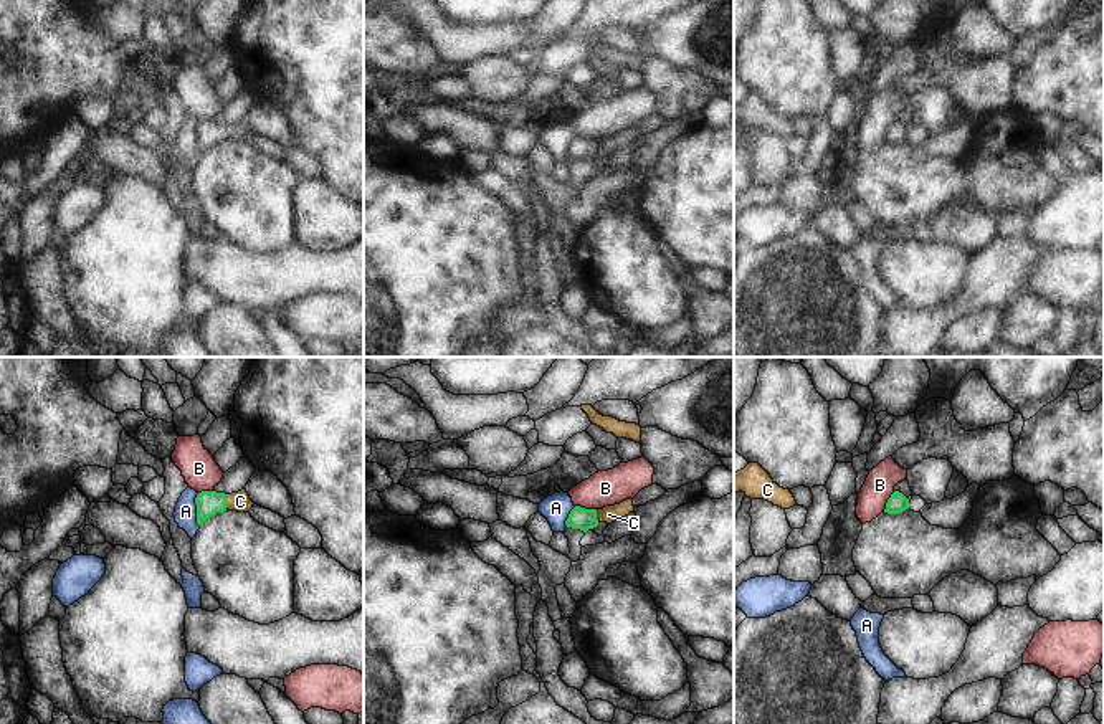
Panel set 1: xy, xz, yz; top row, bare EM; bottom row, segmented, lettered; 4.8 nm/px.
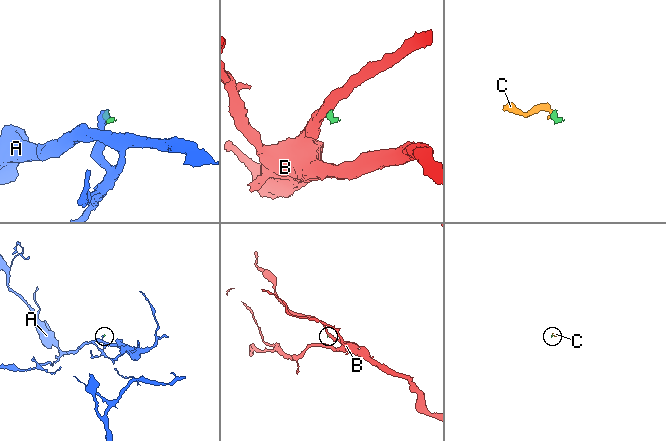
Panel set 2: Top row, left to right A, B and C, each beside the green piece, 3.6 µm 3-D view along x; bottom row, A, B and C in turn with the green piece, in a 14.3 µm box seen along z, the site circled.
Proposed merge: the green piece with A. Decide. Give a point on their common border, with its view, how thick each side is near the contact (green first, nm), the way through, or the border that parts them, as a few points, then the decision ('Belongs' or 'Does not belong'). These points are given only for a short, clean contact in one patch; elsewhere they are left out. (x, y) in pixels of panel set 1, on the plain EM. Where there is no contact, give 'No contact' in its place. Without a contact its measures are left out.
Touches green at xy (197, 139). Thickness 120 nm (green) against 110 nm. Boundary: xy (197, 123), (195, 152), (199, 156). Does not belong.

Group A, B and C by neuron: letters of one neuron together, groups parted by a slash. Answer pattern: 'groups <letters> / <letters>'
groups A / B / C

